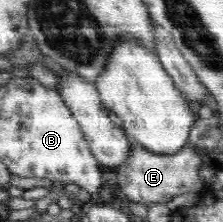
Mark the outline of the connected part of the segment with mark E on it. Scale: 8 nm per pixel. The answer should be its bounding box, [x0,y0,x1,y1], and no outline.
[115,141,204,204]

